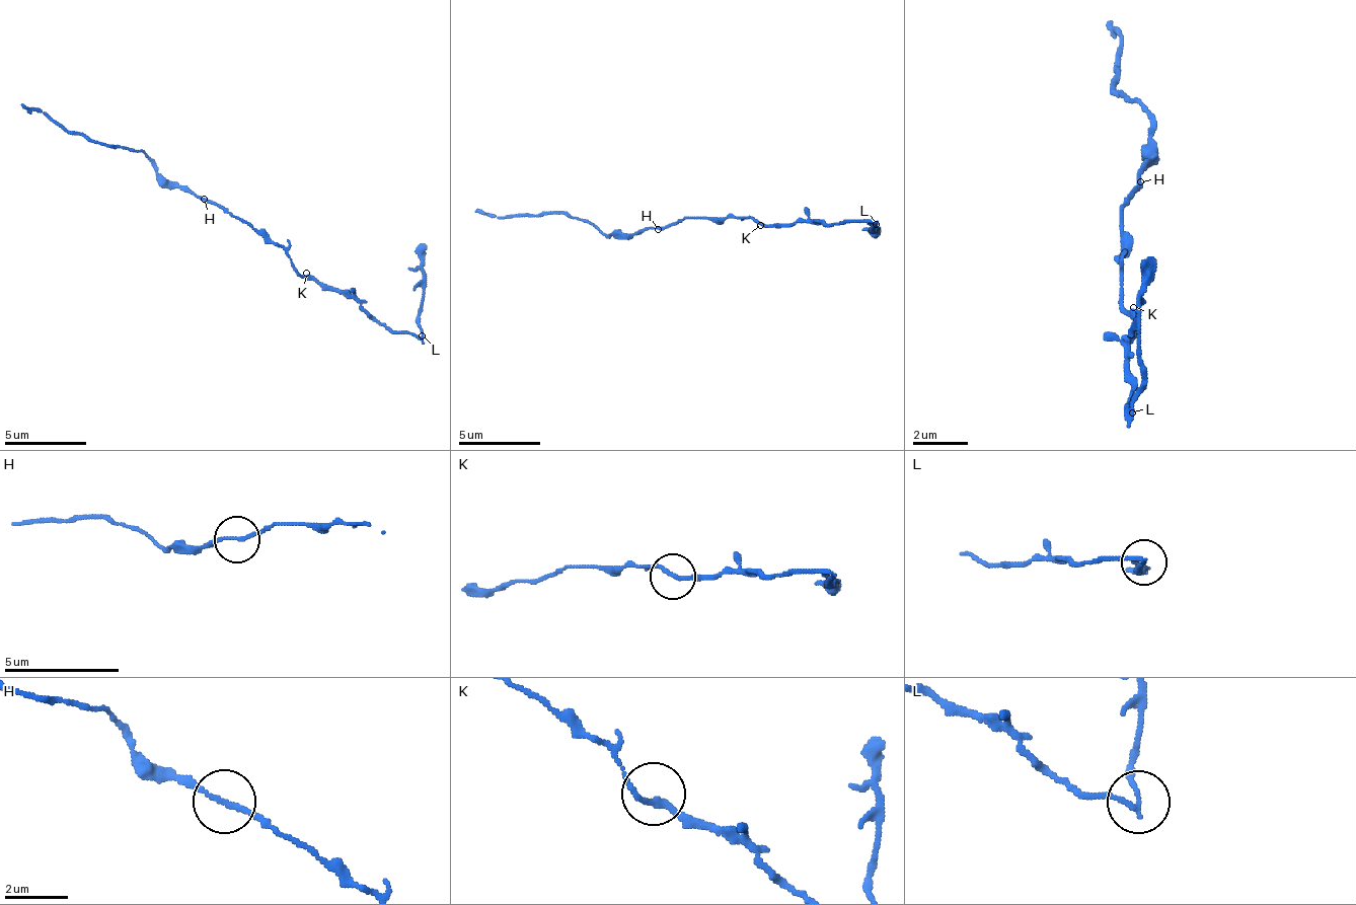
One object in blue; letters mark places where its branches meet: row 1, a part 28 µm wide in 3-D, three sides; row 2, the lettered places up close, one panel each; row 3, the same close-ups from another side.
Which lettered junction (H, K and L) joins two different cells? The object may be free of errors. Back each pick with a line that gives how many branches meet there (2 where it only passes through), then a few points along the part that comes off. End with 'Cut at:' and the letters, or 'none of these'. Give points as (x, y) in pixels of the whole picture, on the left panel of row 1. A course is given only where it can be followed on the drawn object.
L: branches 2; course (421, 334), (421, 252), (417, 244)
Cut at: L

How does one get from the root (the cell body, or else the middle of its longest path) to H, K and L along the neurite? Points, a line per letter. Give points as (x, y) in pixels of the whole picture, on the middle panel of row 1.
H: (716, 216), (683, 216), (674, 225), (658, 229)
K: (716, 216), (752, 216), (760, 225)
L: (716, 216), (748, 216), (756, 225), (794, 225), (798, 220), (826, 220), (830, 225), (871, 220), (875, 225)

